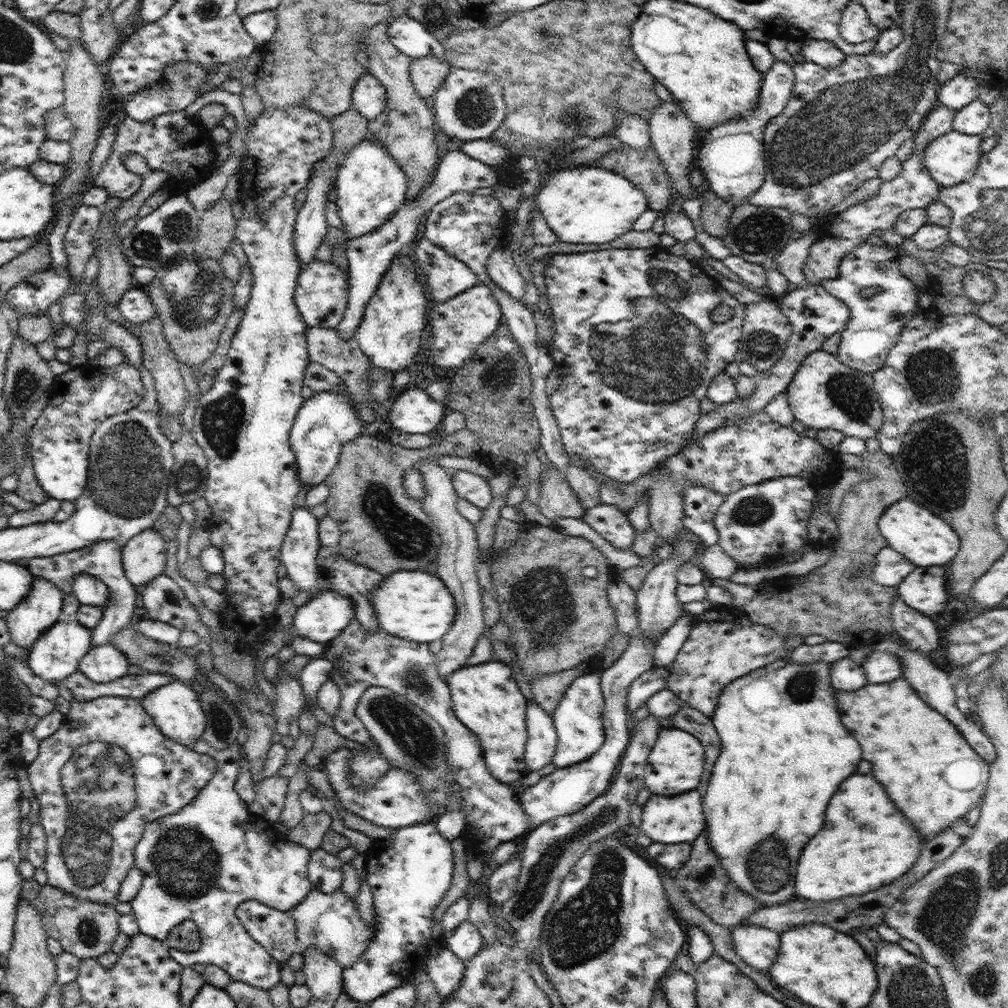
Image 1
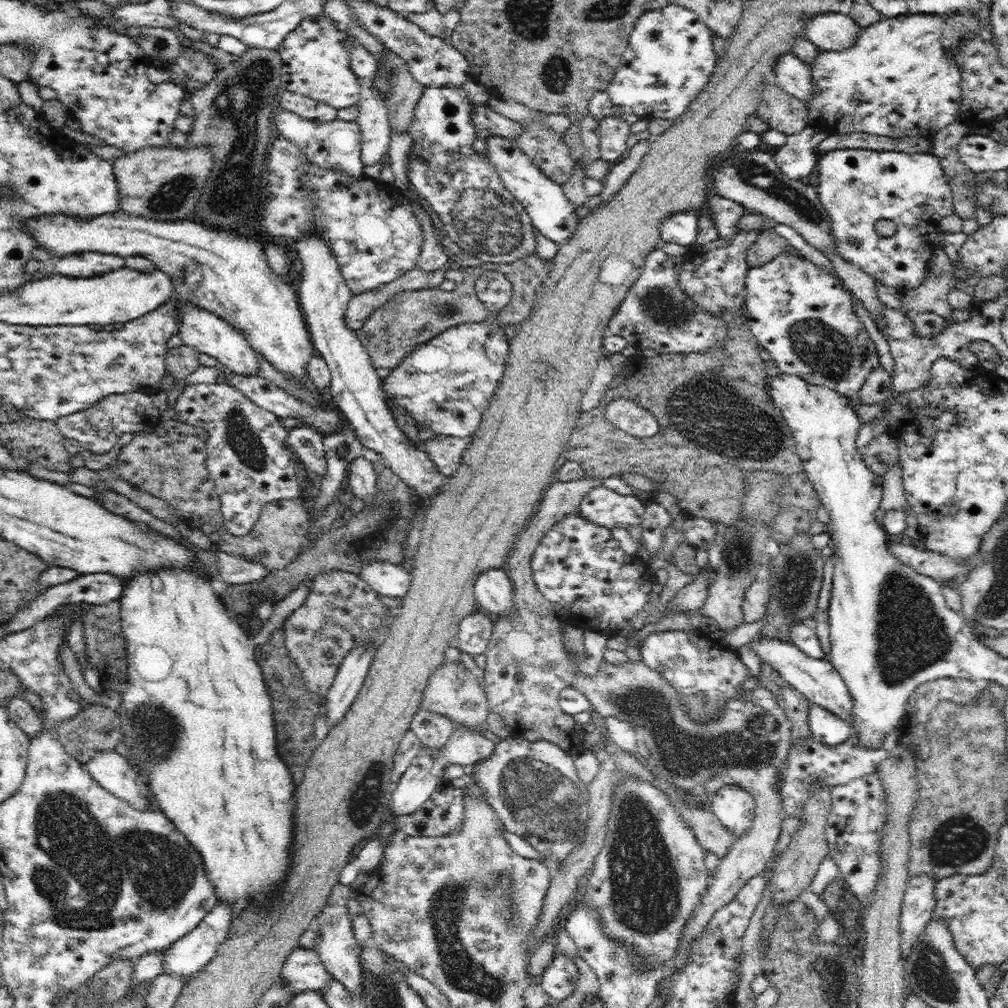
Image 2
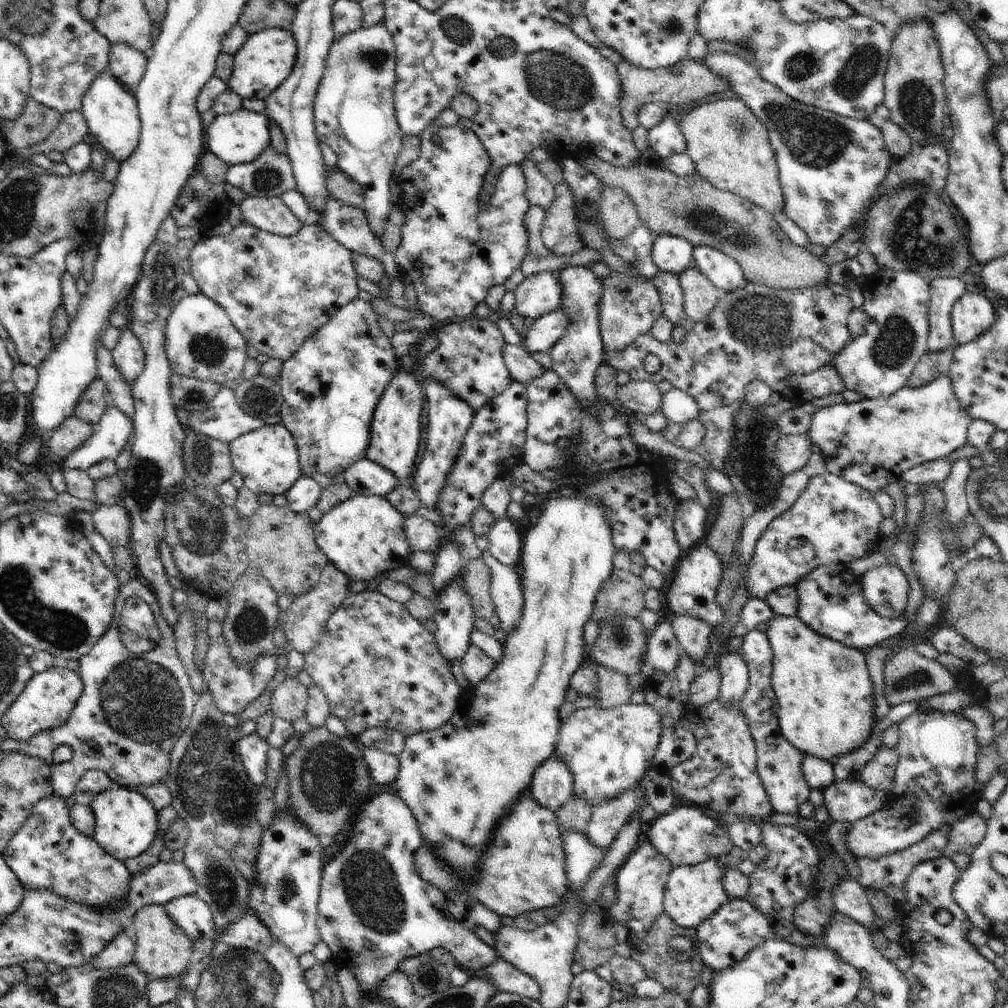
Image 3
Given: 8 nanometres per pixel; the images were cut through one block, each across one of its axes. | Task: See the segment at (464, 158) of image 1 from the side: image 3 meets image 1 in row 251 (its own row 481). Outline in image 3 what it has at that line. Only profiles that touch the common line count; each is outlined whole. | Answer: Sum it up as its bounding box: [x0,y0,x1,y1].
[344,458,413,497]

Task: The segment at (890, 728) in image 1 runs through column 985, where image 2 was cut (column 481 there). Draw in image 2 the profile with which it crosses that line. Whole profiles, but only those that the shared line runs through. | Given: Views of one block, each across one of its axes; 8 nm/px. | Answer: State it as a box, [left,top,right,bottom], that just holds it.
[465,736,588,872]

